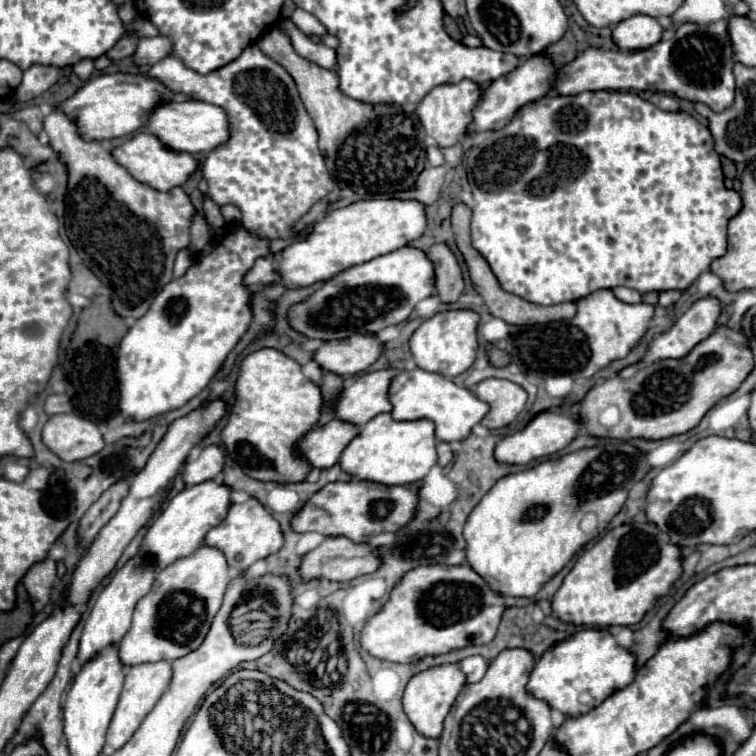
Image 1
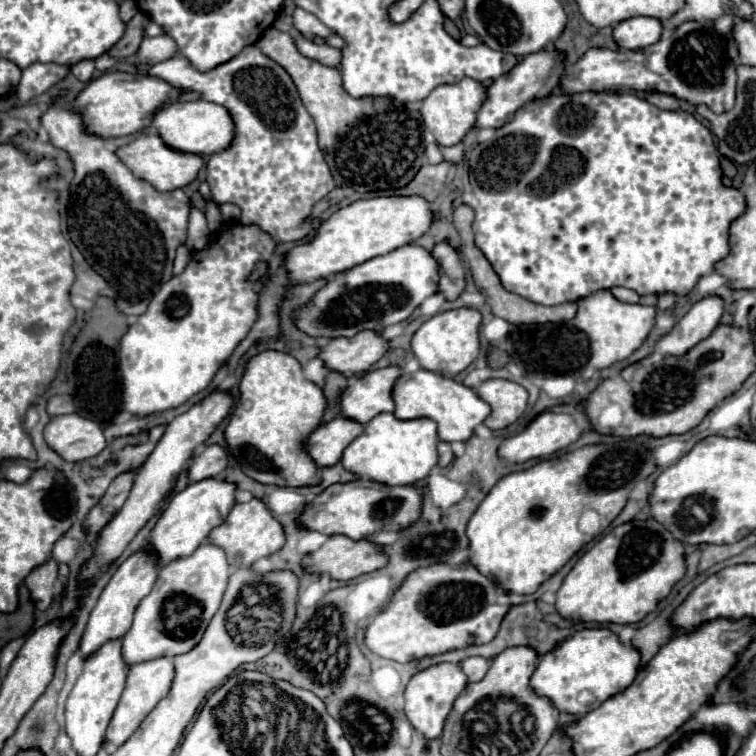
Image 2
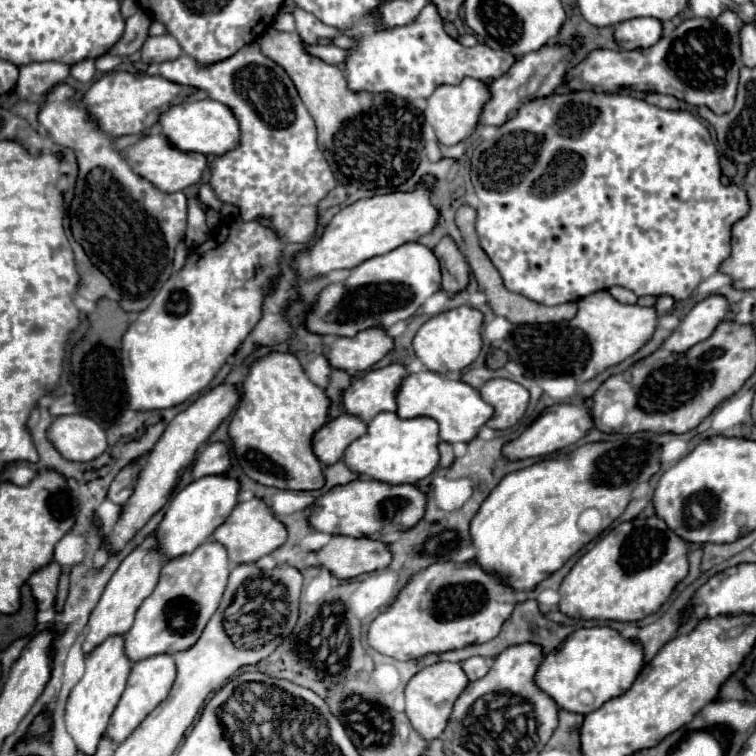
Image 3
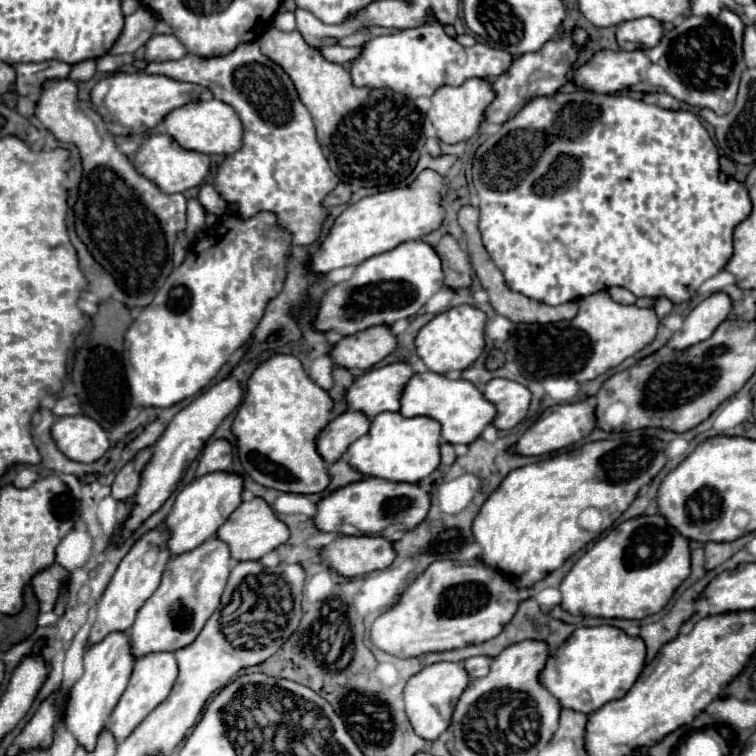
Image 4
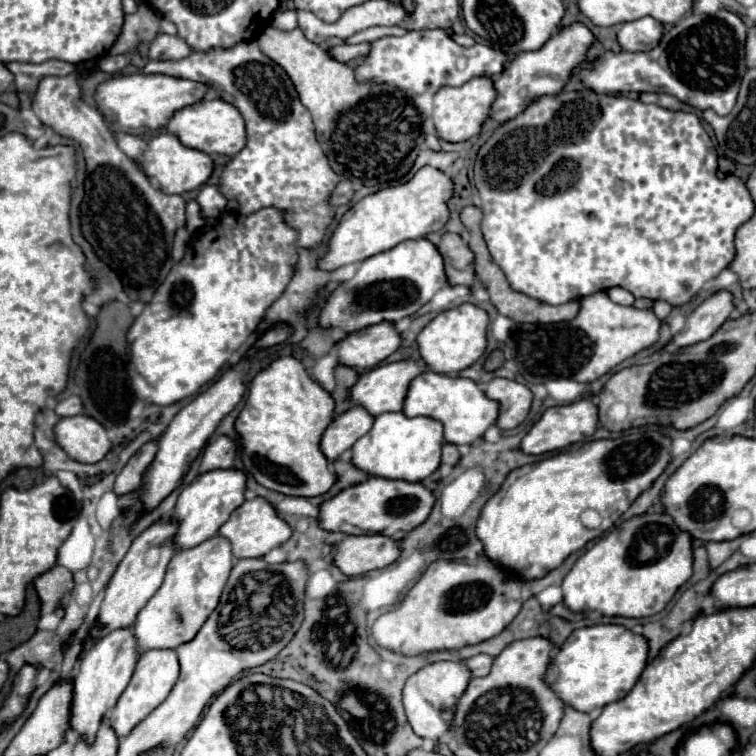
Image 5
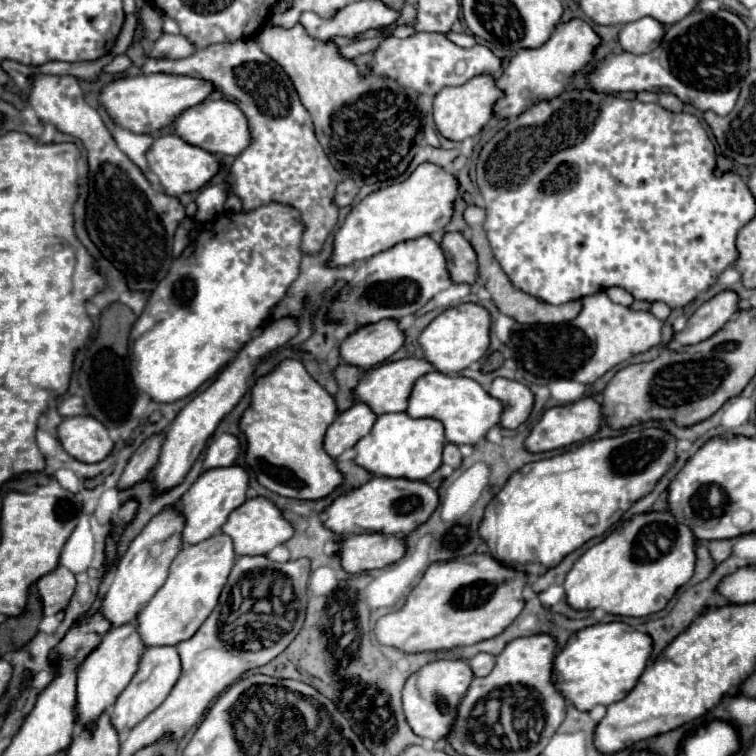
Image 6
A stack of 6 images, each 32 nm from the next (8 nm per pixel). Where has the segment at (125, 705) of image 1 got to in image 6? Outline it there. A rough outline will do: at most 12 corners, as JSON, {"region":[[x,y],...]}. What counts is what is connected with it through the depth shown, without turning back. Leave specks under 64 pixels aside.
{"region":[[174,646],[148,648],[108,712],[116,732],[134,728],[180,678]]}

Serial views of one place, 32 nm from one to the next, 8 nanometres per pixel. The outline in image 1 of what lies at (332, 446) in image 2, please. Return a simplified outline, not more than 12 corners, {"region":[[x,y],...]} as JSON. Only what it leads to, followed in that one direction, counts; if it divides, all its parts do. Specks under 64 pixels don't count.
{"region":[[332,420],[298,440],[296,452],[312,468],[338,462],[356,426]]}

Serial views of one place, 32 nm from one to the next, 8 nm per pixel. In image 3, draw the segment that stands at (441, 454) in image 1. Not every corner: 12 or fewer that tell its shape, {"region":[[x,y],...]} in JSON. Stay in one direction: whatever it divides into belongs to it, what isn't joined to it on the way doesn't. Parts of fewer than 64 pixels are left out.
{"region":[[440,442],[440,468],[448,468],[454,462],[452,446]]}

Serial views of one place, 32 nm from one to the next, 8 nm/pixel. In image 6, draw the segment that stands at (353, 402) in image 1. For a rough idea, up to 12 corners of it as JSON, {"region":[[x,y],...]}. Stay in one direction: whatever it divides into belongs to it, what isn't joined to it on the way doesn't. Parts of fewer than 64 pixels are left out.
{"region":[[404,358],[370,368],[354,398],[380,416],[404,412],[414,382],[432,372]]}

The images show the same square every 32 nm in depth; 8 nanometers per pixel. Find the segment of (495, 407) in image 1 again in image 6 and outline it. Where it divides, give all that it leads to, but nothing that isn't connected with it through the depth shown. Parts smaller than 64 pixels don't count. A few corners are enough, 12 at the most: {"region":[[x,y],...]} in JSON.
{"region":[[496,378],[488,394],[504,406],[502,428],[518,428],[534,396],[516,380]]}

